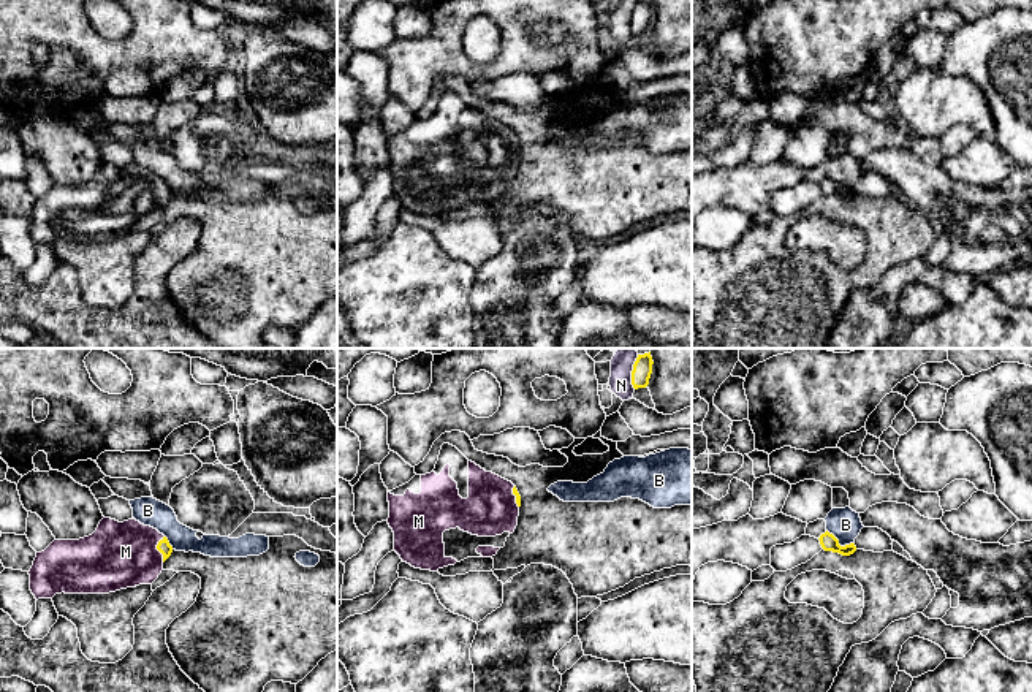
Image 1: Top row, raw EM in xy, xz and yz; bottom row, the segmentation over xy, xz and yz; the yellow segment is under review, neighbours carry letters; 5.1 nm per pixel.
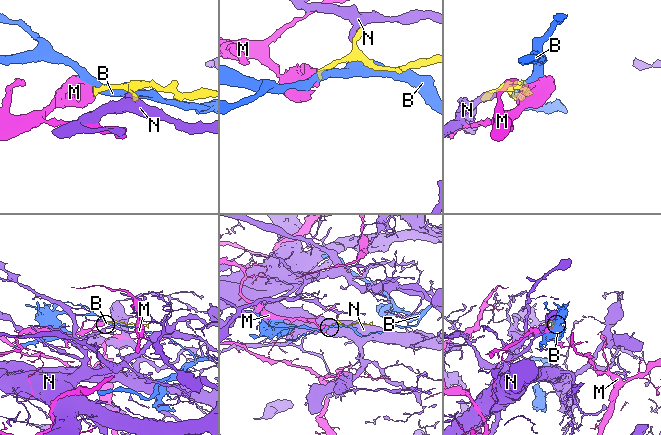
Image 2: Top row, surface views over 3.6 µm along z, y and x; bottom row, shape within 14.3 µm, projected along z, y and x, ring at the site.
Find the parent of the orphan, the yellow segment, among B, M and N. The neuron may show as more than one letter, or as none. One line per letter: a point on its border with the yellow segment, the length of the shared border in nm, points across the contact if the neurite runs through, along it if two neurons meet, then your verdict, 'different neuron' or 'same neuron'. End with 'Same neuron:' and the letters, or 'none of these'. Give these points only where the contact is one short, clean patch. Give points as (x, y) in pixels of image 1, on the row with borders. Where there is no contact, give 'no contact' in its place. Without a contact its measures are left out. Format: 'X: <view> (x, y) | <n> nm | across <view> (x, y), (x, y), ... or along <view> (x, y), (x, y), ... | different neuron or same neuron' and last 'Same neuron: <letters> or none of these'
B: yz (838, 543) | 160 nm | different neuron
M: xy (157, 548) | 140 nm | across xy (163, 547), (157, 548), (125, 551) | same neuron
N: xz (632, 372) | 180 nm | along xz (638, 355), (632, 371), (633, 388) | different neuron
Same neuron: M

